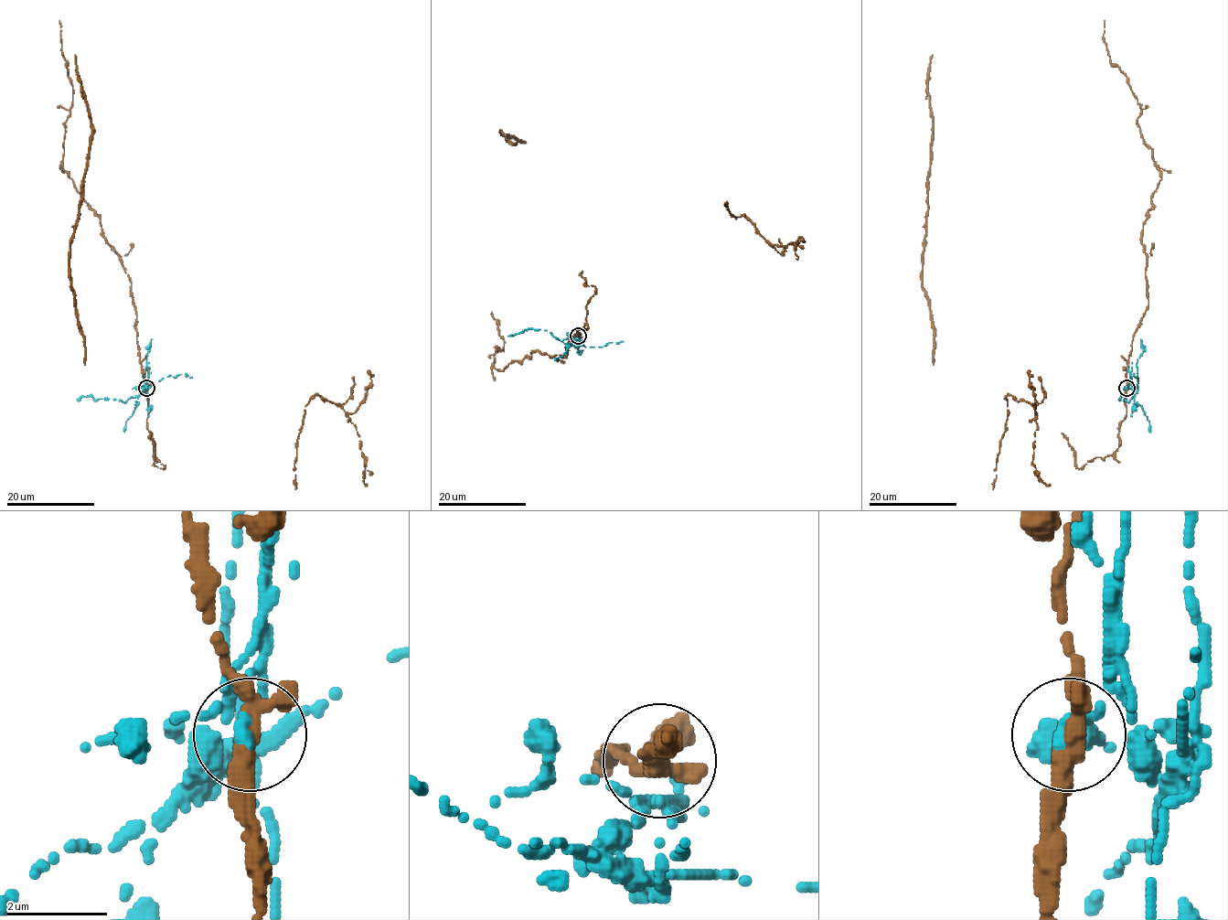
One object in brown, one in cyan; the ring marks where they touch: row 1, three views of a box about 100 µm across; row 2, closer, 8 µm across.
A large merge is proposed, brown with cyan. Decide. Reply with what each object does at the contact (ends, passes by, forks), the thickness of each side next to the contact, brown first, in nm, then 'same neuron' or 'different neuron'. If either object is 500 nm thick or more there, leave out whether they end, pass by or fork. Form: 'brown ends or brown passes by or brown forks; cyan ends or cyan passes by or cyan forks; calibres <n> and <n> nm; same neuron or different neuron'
brown forks; cyan ends; calibres 320 and 240 nm; different neuron

